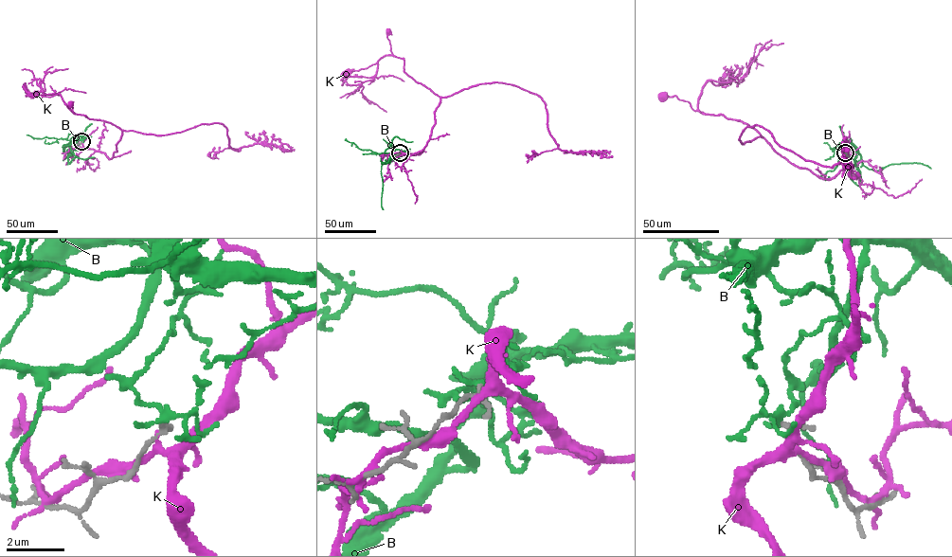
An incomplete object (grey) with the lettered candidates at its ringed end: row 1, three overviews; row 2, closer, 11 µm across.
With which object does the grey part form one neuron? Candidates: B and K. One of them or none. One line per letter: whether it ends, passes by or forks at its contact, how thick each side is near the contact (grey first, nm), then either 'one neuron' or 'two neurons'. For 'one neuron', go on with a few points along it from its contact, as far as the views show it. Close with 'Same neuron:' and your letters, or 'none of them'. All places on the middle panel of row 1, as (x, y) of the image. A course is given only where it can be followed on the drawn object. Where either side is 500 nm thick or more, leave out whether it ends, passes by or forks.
B: it passes by | 190/190 nm | two neurons
K: it passes by | 200/160 nm | two neurons
Same neuron: none of them

